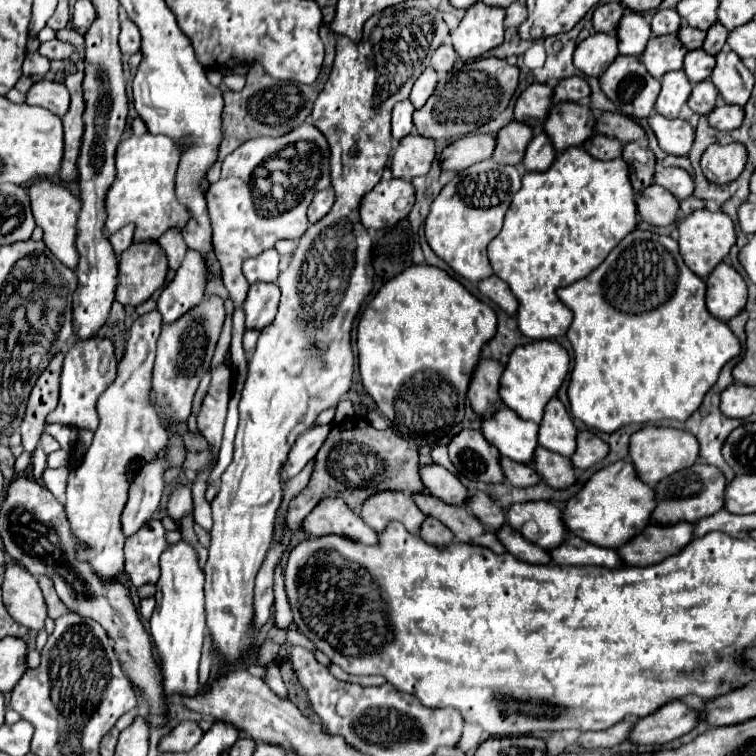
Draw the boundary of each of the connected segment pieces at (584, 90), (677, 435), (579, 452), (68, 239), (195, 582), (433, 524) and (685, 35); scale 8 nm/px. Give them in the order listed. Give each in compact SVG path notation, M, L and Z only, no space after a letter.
M573 76L573 78L565 78L559 80L559 84L553 90L553 102L579 102L581 98L589 96L589 84L585 78Z
M645 426L645 428L637 430L635 434L631 434L631 440L629 440L629 458L635 466L637 476L645 484L659 482L663 476L669 476L677 470L683 470L685 466L691 466L697 458L697 450L699 450L697 438L693 438L693 434L685 434L685 432L675 430L675 428Z
M579 432L577 434L577 450L573 452L573 456L569 460L575 468L585 470L591 464L603 460L607 456L607 452L609 452L607 444L601 438L597 438L593 432Z
M39 178L29 186L29 198L31 198L31 210L37 226L43 228L43 242L47 248L65 264L65 266L77 266L77 250L75 250L75 238L77 238L77 216L81 210L81 200L73 196L65 186L51 178Z
M183 538L177 544L171 544L161 554L161 576L157 582L157 606L149 620L153 642L157 644L161 670L163 670L163 686L165 694L197 694L199 692L199 658L201 644L205 636L205 598L203 598L205 574L199 566L197 550L185 542Z
M427 516L425 522L421 524L419 536L425 538L425 542L431 542L431 544L437 544L437 546L445 546L445 544L453 542L451 530L443 522L439 522L437 518L431 518L431 516Z
M681 26L679 32L677 32L677 38L681 40L681 44L687 50L697 50L697 48L701 48L701 42L705 38L705 32L701 32L697 28L691 28L691 26Z

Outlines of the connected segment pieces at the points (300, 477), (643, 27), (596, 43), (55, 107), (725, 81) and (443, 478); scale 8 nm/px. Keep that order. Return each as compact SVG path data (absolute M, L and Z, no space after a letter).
M309 462L309 464L305 466L305 470L301 470L301 474L297 474L295 478L291 478L291 480L287 482L287 488L285 488L285 500L283 500L283 514L285 514L285 510L287 510L289 500L291 500L293 496L297 496L299 490L303 490L303 486L309 482L311 470L313 470L313 464Z
M625 14L617 26L617 38L619 38L619 52L625 56L639 56L641 50L645 50L645 42L651 36L649 22L637 14Z
M595 32L577 46L573 64L585 76L599 78L605 72L605 66L609 66L609 62L613 62L617 54L617 38L613 34Z
M39 80L39 82L35 82L29 88L25 104L29 104L29 106L41 106L41 108L51 110L57 116L63 116L67 112L67 108L69 108L69 92L59 82Z
M721 50L715 60L717 64L711 72L711 82L715 84L719 98L727 104L745 106L753 90L753 74L731 50Z
M439 464L421 466L421 482L431 496L447 504L461 504L469 496L467 488L449 470L445 470Z

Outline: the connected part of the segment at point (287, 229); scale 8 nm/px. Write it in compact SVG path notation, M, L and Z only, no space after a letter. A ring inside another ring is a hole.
M310 120L301 124L297 130L289 132L281 138L253 138L245 144L241 144L233 154L225 156L223 160L223 172L219 182L211 184L207 190L207 206L209 206L209 216L213 222L213 248L215 248L215 256L221 264L223 270L223 284L229 290L229 298L233 302L233 308L237 310L249 292L249 282L245 280L245 276L241 274L241 266L245 260L259 256L261 252L269 250L275 246L275 242L283 240L283 238L299 238L305 228L307 228L307 206L313 198L315 190L323 190L330 187L330 166L329 166L329 145L326 138L313 128ZM299 141L314 142L320 149L322 159L320 160L319 169L321 176L318 180L313 180L316 184L305 186L305 198L301 198L301 202L297 202L297 206L289 208L285 214L277 214L277 216L259 216L255 210L255 202L253 202L253 170L265 162L265 158L271 158L277 150L281 150L291 144Z

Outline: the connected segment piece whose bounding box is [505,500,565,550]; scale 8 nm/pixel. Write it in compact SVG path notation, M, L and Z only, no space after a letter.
M519 502L505 510L505 522L521 530L525 522L535 522L539 526L537 546L549 550L549 546L557 546L561 538L565 538L565 526L561 522L561 510L549 502Z

